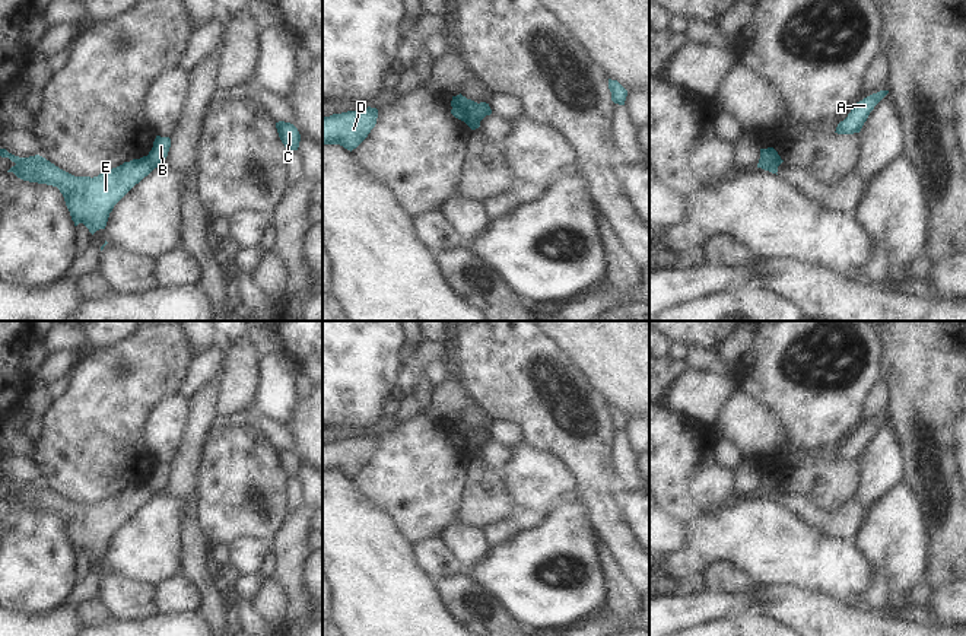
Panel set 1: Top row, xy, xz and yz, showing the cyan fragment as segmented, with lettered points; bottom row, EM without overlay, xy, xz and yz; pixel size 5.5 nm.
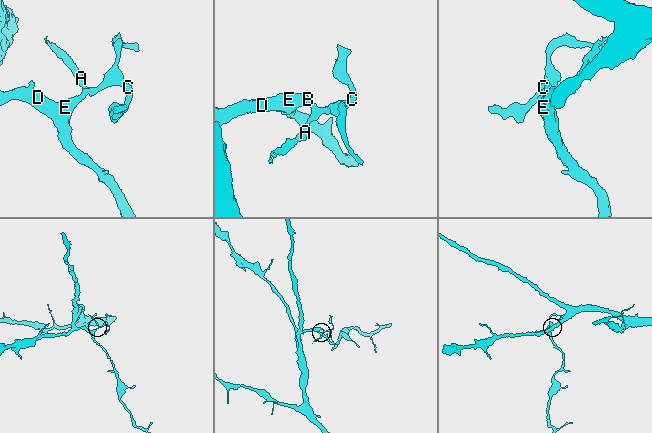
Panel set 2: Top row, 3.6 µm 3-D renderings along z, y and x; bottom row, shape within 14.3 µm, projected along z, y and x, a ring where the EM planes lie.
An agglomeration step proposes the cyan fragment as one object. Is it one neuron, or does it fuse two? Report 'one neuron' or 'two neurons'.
two neurons

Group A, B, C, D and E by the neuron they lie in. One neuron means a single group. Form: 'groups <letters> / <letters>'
groups A B C / D E

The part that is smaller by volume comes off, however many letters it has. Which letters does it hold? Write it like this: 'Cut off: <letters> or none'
Cut off: A, B, C.

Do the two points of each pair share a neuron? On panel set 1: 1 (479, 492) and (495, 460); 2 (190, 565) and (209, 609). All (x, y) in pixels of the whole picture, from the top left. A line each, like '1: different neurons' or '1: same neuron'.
1: different neurons
2: same neuron

